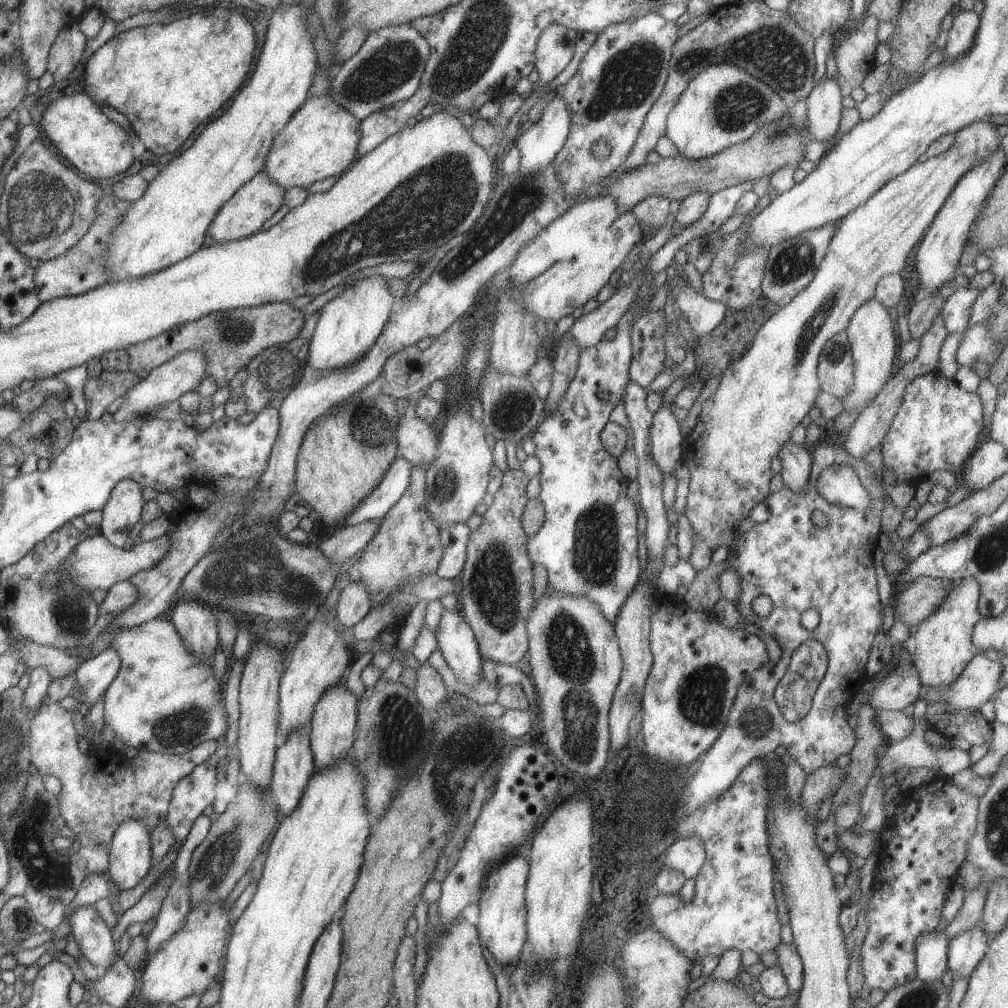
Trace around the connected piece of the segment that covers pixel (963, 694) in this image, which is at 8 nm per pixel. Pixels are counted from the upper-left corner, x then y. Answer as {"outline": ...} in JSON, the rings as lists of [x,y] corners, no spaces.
{"outline":[[[982,651],[967,662],[960,676],[947,688],[925,688],[921,686],[920,698],[925,704],[951,704],[955,708],[978,710],[989,700],[994,700],[999,690],[999,676],[1004,666],[998,661],[982,655]]]}

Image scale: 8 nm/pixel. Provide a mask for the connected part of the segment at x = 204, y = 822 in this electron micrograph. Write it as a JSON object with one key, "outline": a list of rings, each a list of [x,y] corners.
{"outline":[[[199,814],[185,837],[185,840],[182,842],[181,846],[178,849],[175,860],[172,862],[172,880],[169,885],[169,888],[164,896],[159,912],[155,916],[156,920],[153,925],[153,928],[147,934],[147,960],[153,958],[155,952],[157,951],[160,944],[170,938],[173,935],[173,932],[177,932],[177,928],[181,928],[187,912],[190,908],[190,892],[189,892],[189,863],[191,860],[192,852],[194,848],[205,838],[209,826],[212,822],[212,819],[206,817],[203,814]]]}

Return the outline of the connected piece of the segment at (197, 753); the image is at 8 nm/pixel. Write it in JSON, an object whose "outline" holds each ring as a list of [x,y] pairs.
{"outline":[[[49,700],[31,720],[28,730],[32,765],[42,775],[55,776],[61,784],[56,796],[57,808],[65,826],[71,830],[74,838],[79,834],[89,834],[97,844],[105,846],[111,842],[117,826],[127,818],[139,820],[147,832],[151,832],[159,822],[166,822],[173,787],[195,766],[210,758],[218,743],[216,740],[206,740],[180,755],[123,752],[103,744],[97,746],[95,758],[91,758],[77,747],[77,734],[70,710]]]}

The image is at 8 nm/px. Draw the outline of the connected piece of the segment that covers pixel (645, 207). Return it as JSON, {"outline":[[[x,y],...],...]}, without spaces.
{"outline":[[[647,196],[632,206],[630,212],[639,222],[641,230],[649,232],[649,230],[659,229],[665,224],[667,214],[669,214],[669,201],[663,196]]]}

